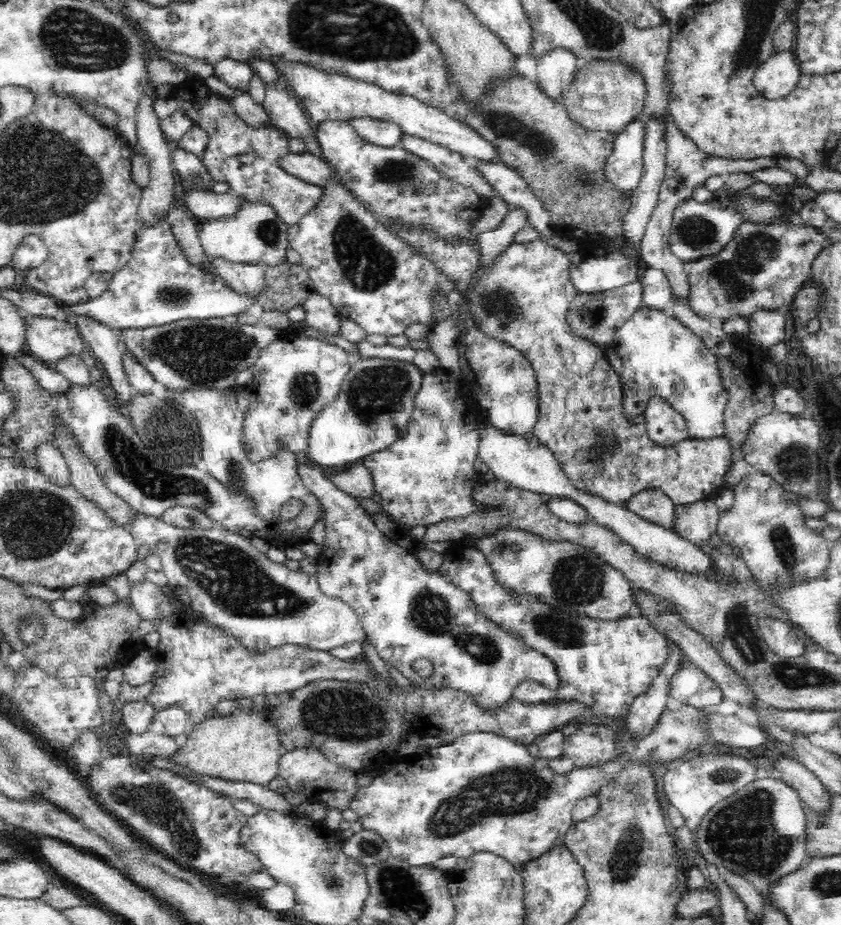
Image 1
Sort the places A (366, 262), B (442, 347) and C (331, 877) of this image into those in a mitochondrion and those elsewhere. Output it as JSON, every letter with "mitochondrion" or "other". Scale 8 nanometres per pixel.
{"A":"mitochondrion","B":"other","C":"mitochondrion"}

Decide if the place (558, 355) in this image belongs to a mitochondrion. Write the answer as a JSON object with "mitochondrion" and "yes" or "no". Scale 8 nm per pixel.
{"mitochondrion":"yes"}

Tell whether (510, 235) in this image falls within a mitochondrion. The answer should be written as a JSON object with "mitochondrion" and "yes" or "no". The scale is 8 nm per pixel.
{"mitochondrion":"no"}

